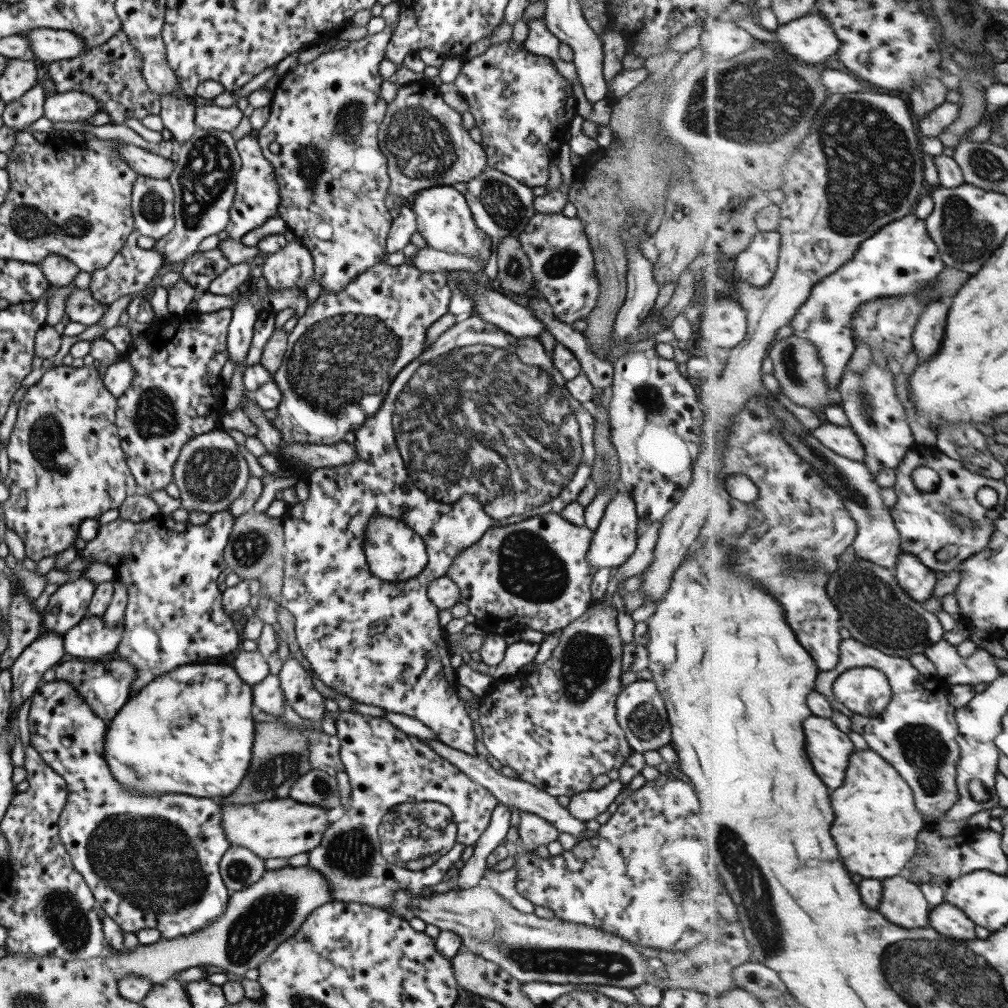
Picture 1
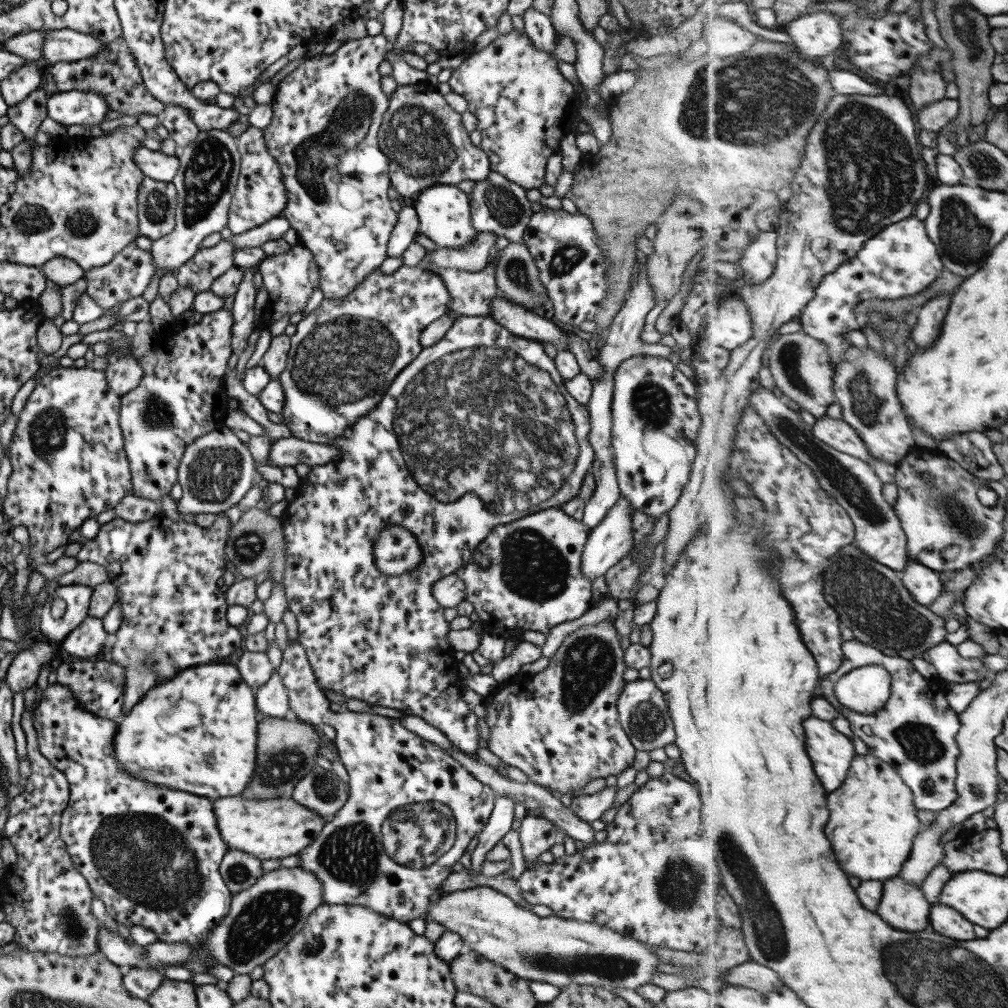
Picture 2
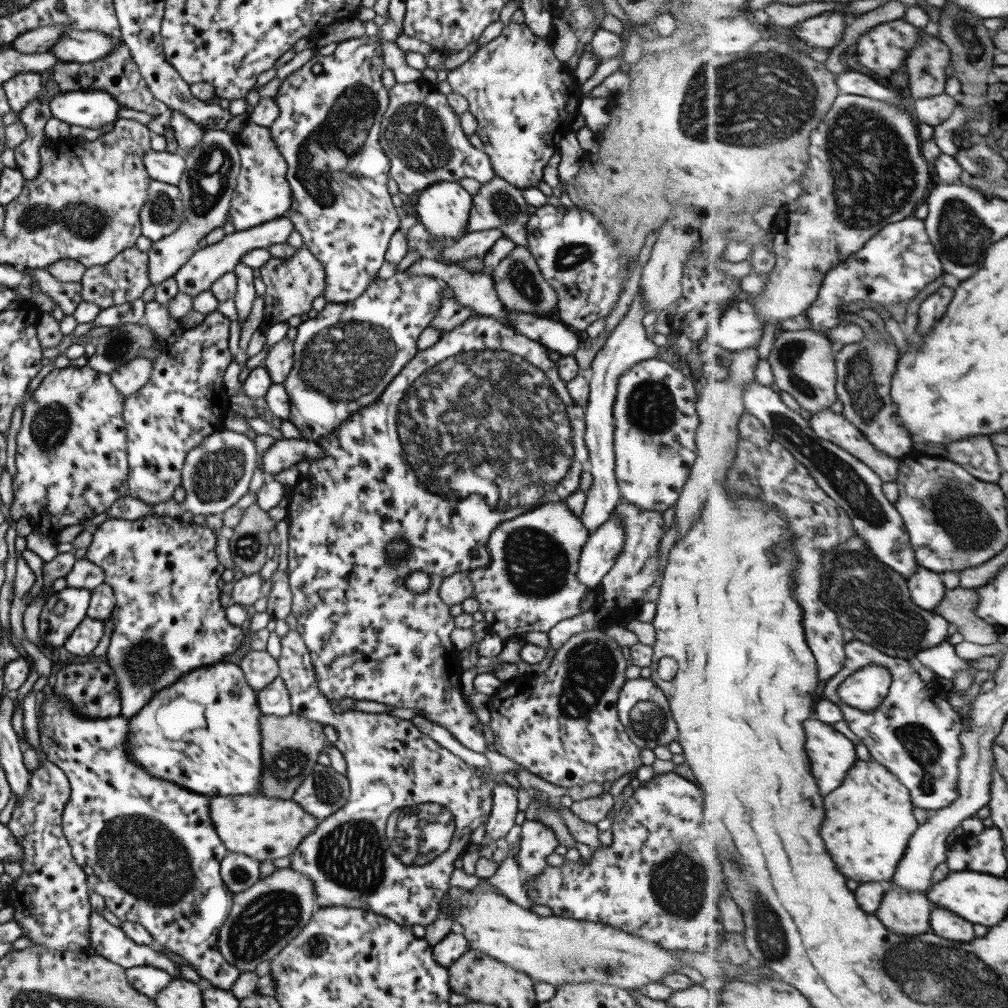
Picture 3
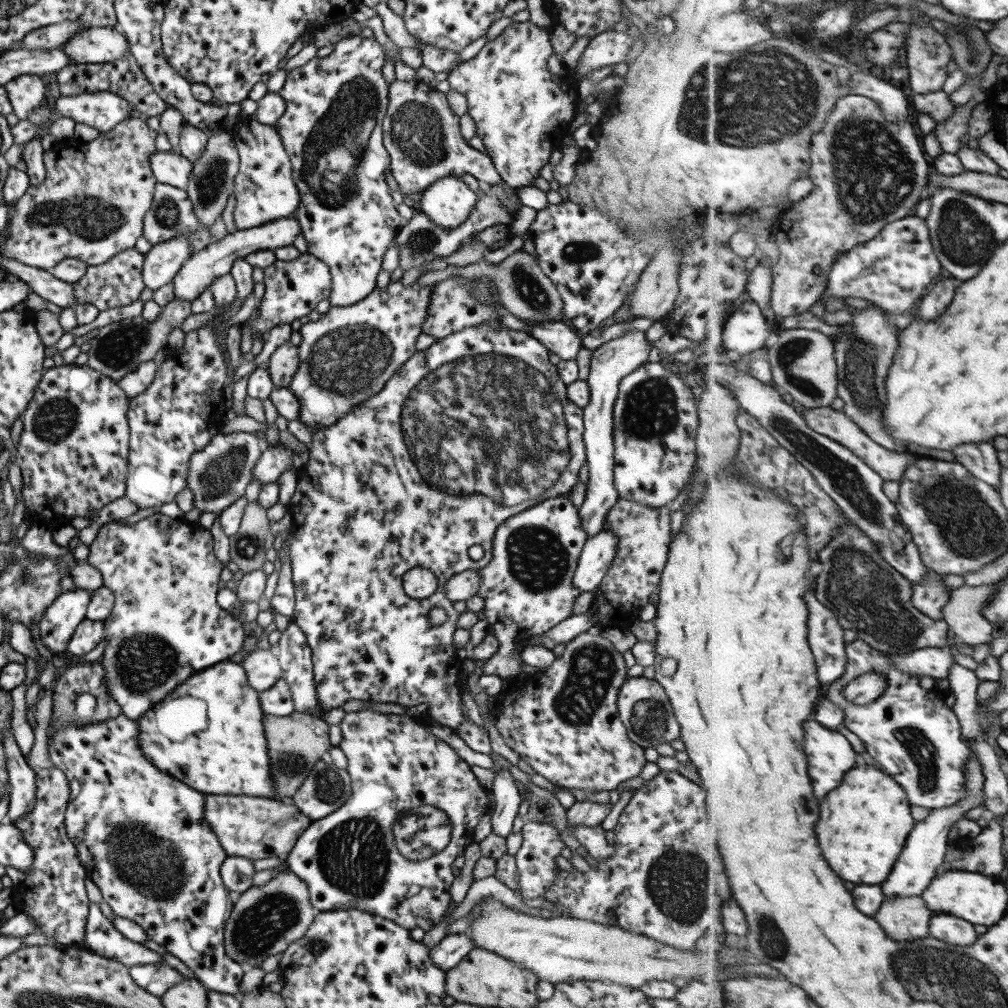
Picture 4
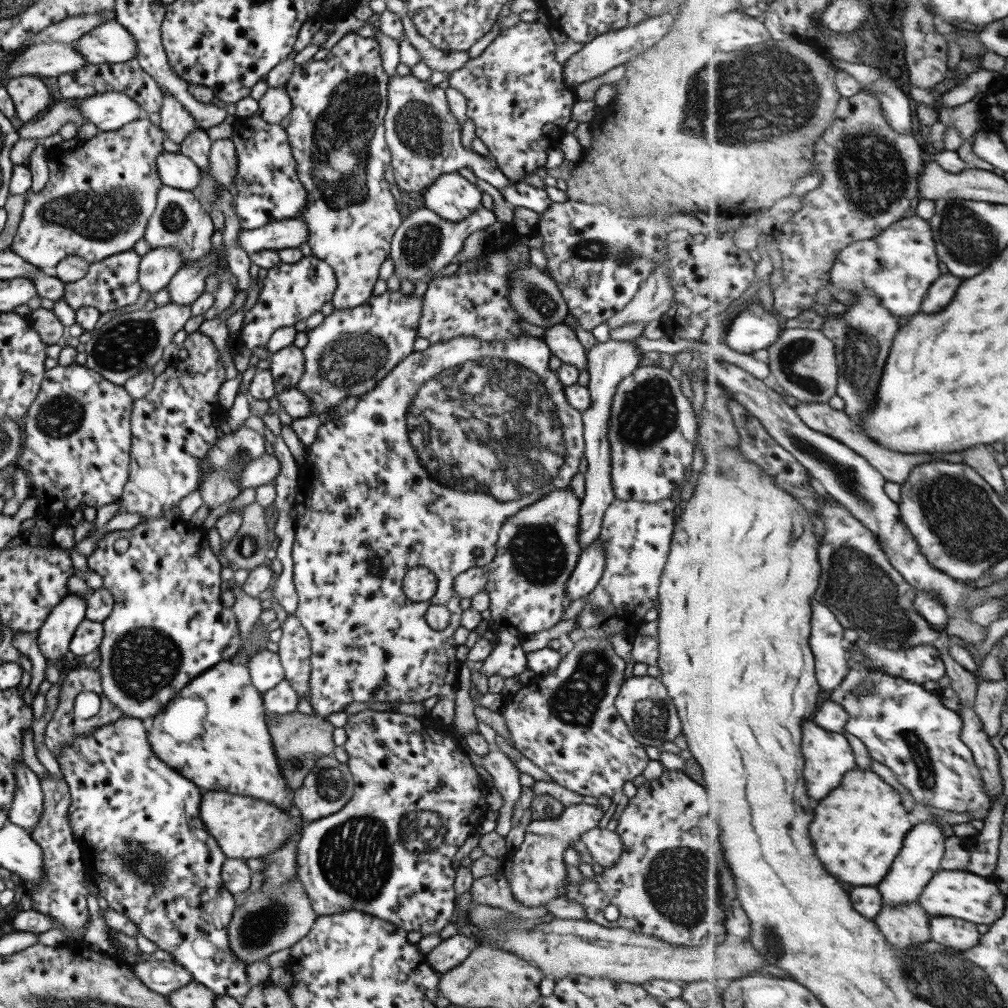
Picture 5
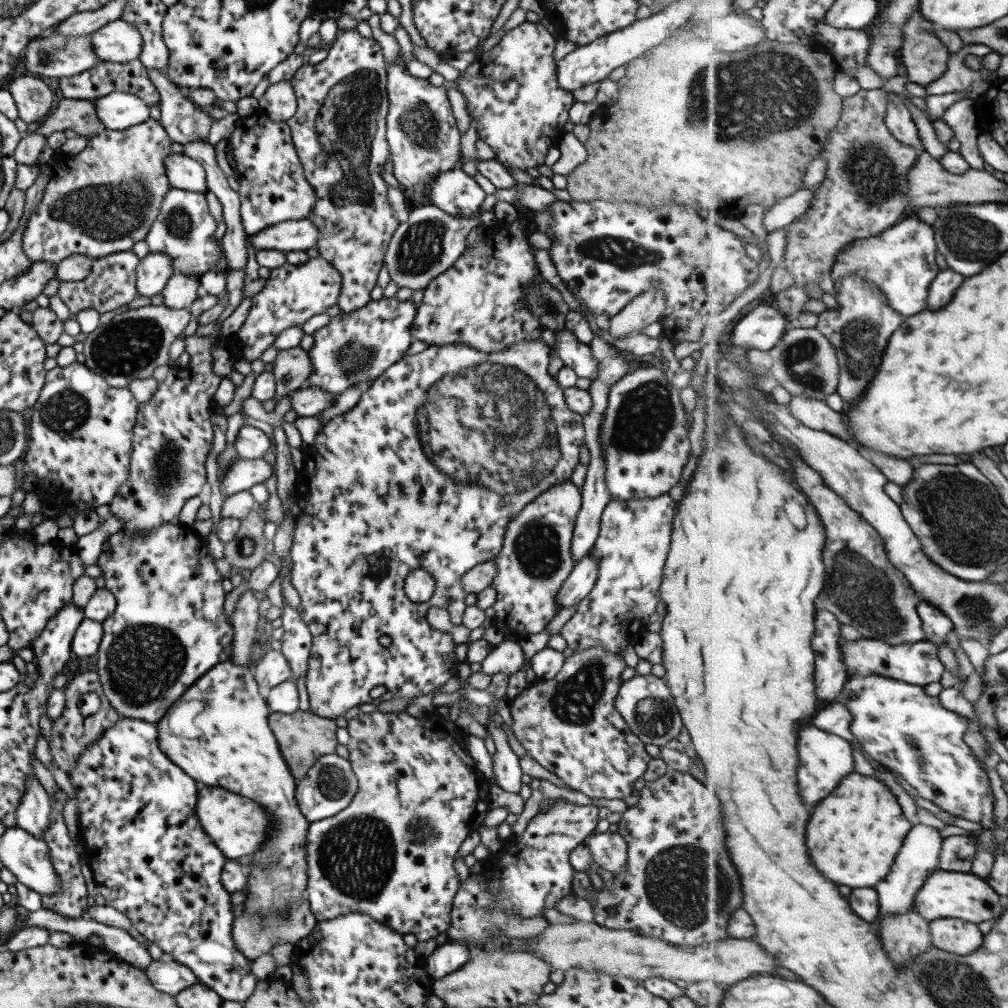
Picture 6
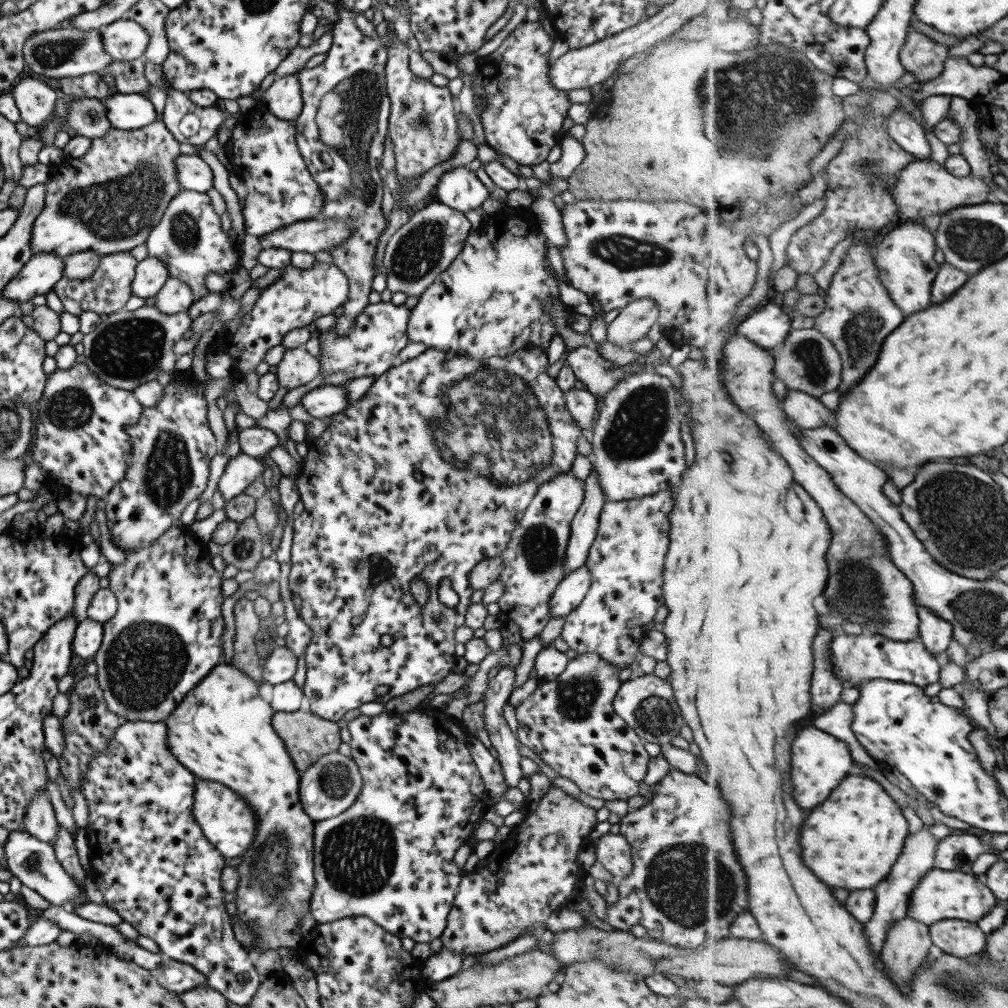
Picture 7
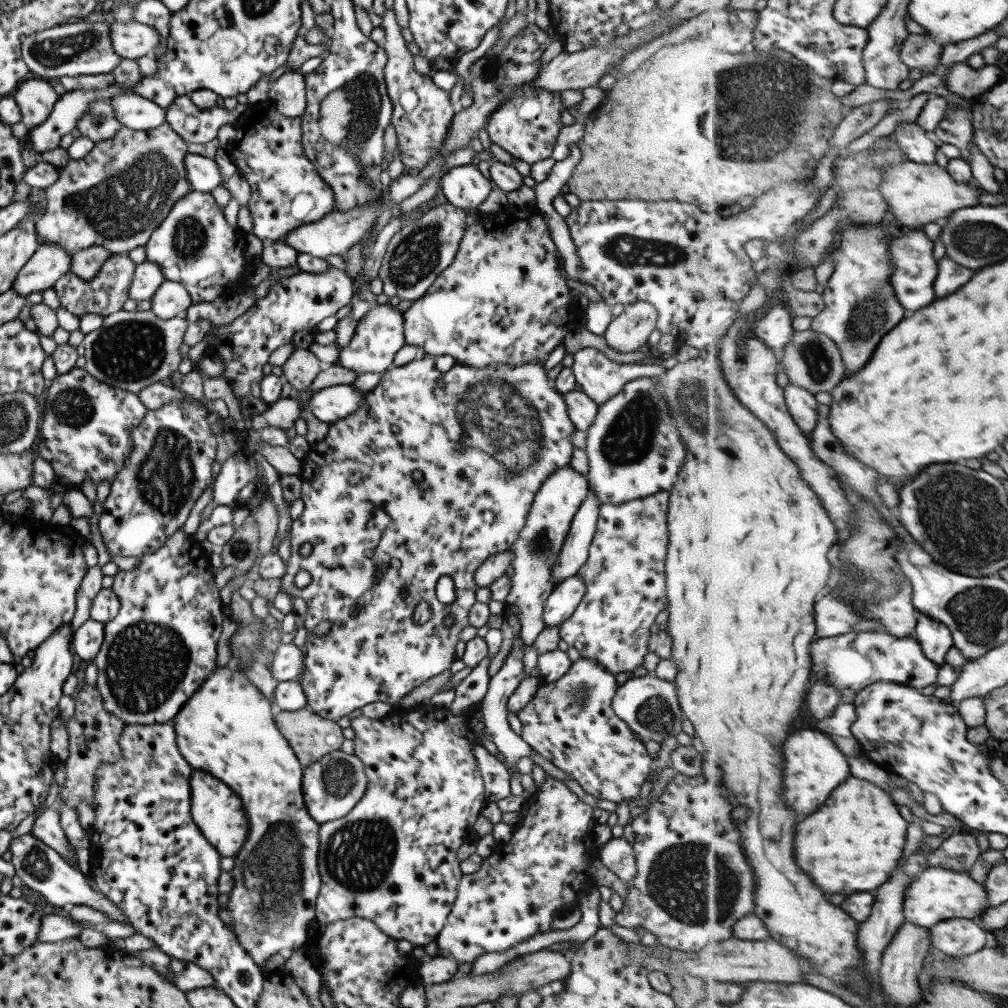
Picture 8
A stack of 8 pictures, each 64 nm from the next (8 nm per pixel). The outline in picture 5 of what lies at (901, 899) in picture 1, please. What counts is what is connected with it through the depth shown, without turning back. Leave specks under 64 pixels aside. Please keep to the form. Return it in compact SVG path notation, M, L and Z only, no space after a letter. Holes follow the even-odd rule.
M917 901L899 908L885 906L875 922L879 922L878 926L881 926L886 940L891 942L893 947L903 950L903 946L913 946L915 942L923 944L932 940L931 918Z

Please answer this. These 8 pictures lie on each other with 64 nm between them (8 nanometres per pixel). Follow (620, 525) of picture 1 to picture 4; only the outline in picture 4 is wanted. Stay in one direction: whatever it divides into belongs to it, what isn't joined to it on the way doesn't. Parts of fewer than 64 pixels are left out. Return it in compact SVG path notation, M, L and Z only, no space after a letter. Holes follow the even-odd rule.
M601 530L593 538L586 538L583 543L571 586L579 592L593 592L601 582L605 571L611 566L615 554L617 538L608 531Z

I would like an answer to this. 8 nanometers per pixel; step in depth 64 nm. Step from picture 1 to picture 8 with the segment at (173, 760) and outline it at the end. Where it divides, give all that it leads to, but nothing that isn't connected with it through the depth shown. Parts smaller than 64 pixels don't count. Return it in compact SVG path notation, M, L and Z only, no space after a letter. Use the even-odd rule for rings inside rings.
M223 667L214 669L201 682L201 686L189 696L189 700L184 702L170 721L175 729L177 749L189 766L225 782L241 798L249 829L245 843L233 856L234 864L230 871L232 888L229 900L222 904L222 912L236 942L260 969L273 954L290 953L307 942L308 925L315 918L314 901L321 888L317 867L317 830L320 824L305 809L301 795L301 766L287 739L275 727L274 711L273 705L247 680L243 672Z

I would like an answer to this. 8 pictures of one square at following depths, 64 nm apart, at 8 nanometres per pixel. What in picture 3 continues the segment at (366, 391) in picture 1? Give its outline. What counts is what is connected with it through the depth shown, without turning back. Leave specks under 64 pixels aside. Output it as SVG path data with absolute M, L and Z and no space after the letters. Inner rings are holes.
M407 270L395 272L393 276L390 276L387 280L381 280L379 276L375 276L375 278L371 280L371 284L365 289L365 292L361 292L355 300L349 300L349 302L345 302L345 304L333 304L333 302L326 301L324 308L316 312L314 318L307 318L296 326L296 336L292 341L293 368L289 370L289 374L287 374L283 386L291 404L290 418L286 421L291 422L298 428L301 438L305 438L305 440L309 441L323 438L323 435L332 432L341 422L348 420L349 416L359 411L362 406L372 404L381 395L381 392L383 392L387 384L391 382L391 379L403 368L403 365L406 365L407 362L415 356L415 353L419 351L415 346L417 336L425 330L425 327L429 324L429 319L437 313L437 307L439 307L439 301L441 301L439 291L441 291L442 285L442 282L435 277L411 276L411 274L407 274Z

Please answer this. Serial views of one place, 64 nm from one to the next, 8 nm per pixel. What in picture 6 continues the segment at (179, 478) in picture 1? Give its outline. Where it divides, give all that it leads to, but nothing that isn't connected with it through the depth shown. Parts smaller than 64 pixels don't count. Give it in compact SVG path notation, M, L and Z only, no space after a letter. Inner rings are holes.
M246 425L239 428L233 442L233 447L235 447L237 456L228 462L226 468L221 470L221 474L217 477L221 494L223 494L221 481L223 481L223 477L225 477L225 473L227 473L227 469L230 468L232 462L236 462L236 460L261 459L267 450L272 450L273 448L267 434L263 434L261 430Z

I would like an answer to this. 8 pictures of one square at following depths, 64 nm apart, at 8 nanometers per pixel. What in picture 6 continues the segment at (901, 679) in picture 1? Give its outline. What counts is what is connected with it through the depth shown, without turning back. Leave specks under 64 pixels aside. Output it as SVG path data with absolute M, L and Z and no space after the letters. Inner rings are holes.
M873 674L873 676L849 677L845 688L843 688L843 692L841 692L837 698L837 702L847 705L851 713L853 713L853 722L851 722L850 729L858 738L859 742L863 744L863 748L867 750L867 753L871 758L879 762L880 765L886 766L889 770L895 772L895 774L899 774L902 779L917 790L918 796L930 800L940 809L955 817L965 818L965 820L970 820L971 822L977 822L982 829L989 828L989 830L997 830L1001 833L1001 828L1003 828L1004 825L1002 823L997 823L997 819L995 819L997 818L997 815L995 815L995 802L997 802L997 798L994 793L994 787L992 786L990 778L987 777L987 772L983 768L983 765L979 762L977 754L975 754L971 745L966 741L965 736L969 731L969 719L965 715L944 707L938 696L933 697L925 694L925 688L923 686L916 685L915 683L903 682L903 680L895 678L885 679L883 676L875 676L875 674Z

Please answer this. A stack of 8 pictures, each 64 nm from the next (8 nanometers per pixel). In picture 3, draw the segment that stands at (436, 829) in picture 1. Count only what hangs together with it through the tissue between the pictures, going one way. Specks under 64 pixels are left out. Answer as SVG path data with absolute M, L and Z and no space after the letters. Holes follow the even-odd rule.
M289 629L280 639L280 654L276 662L278 677L287 687L290 712L333 726L336 730L337 740L332 745L345 760L349 785L343 806L321 819L289 855L289 868L311 882L316 908L357 908L383 915L400 926L426 927L439 916L448 899L453 863L469 844L471 832L489 816L492 789L475 775L471 766L421 733L409 720L389 713L355 710L334 713L316 687L309 651L296 629Z

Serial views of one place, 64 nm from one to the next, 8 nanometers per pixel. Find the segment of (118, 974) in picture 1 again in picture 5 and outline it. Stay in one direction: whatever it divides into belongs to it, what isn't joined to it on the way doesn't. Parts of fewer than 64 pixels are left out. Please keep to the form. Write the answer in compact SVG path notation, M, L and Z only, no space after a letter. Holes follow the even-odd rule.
M299 880L278 886L269 895L263 895L260 890L246 895L248 896L243 904L232 912L227 928L231 953L246 964L262 960L277 950L291 947L302 940L314 924L316 914L311 910Z

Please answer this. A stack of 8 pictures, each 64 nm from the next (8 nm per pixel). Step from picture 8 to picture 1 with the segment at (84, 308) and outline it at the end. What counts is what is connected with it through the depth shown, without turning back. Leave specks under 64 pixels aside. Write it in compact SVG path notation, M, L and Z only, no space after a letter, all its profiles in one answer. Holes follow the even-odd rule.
M133 226L133 230L129 232L125 244L121 246L121 250L113 256L109 263L103 268L90 272L91 280L87 289L99 304L107 307L113 300L117 300L121 296L127 296L127 294L143 290L148 282L157 274L159 268L165 264L163 256L157 250L153 250L153 248L145 250L137 246L136 239L139 236L139 232Z

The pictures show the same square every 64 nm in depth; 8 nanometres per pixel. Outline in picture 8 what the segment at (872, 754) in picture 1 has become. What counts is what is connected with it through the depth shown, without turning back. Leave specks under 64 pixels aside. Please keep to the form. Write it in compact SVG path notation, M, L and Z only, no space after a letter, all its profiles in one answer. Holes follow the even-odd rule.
M849 777L835 790L823 810L797 826L795 858L825 894L853 894L877 890L899 866L907 840L908 820L881 786Z

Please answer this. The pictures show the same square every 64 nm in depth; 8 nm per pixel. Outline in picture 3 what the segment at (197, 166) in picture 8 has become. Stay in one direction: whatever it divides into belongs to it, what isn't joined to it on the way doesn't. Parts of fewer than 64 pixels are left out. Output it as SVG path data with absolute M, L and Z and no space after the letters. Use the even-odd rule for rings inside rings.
M150 149L145 152L141 161L143 161L143 167L151 180L167 185L177 186L180 180L179 176L185 170L185 161L175 152L159 152Z

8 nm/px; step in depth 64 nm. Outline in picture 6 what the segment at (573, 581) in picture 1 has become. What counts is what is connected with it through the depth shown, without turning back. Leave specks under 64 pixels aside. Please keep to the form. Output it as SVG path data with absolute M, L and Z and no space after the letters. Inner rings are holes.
M570 480L561 481L539 493L518 512L517 517L508 523L505 535L502 536L501 550L493 559L495 576L489 584L495 588L495 600L492 605L495 611L493 618L499 620L499 622L491 622L491 626L502 635L507 633L518 635L518 637L536 635L545 630L547 623L557 615L559 604L555 602L555 595L574 564L571 558L571 537L579 507L580 492L577 485L573 485ZM517 638L501 640L497 646L489 651L479 664L479 672L482 675L494 675L497 673L513 674L525 666L523 652Z

